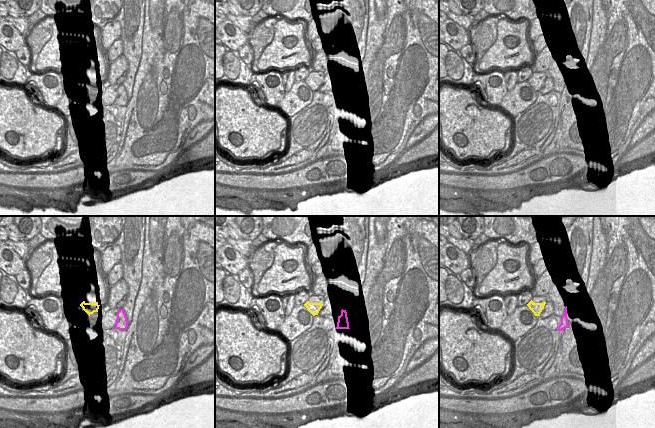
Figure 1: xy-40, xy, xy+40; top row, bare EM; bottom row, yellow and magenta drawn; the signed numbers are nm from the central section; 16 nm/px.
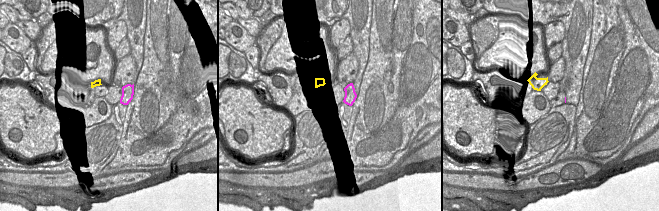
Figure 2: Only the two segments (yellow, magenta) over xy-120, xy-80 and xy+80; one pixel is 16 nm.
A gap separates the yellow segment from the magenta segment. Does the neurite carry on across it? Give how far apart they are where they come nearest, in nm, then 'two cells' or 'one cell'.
300 nm | one cell

